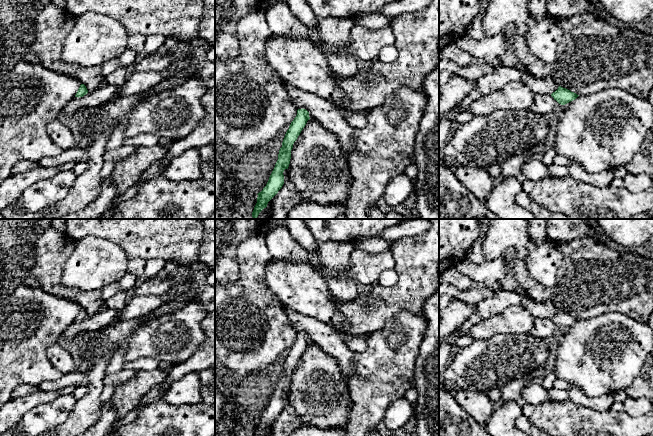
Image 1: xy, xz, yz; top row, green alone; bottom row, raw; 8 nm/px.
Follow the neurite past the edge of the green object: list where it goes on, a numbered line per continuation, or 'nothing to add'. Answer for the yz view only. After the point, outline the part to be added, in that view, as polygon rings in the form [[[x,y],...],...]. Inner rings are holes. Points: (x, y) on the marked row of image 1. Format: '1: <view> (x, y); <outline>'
nothing to add

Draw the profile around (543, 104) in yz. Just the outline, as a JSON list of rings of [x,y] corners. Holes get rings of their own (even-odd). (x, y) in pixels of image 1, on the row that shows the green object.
[[[535,94],[534,102],[530,110],[545,116],[556,111],[558,104],[559,103],[549,94]]]

